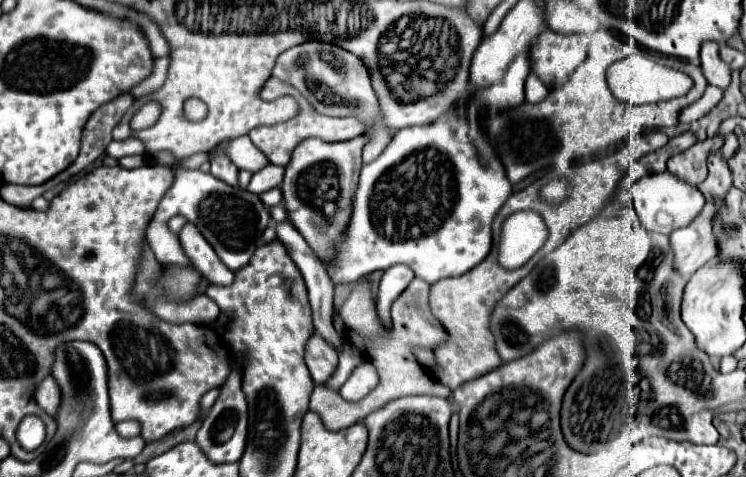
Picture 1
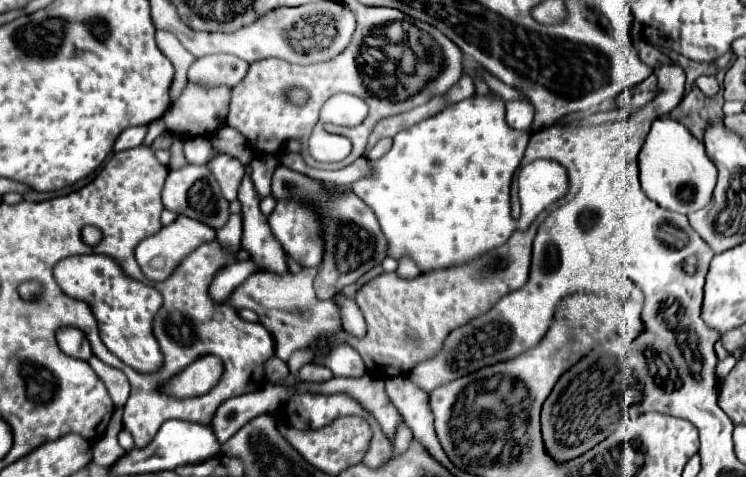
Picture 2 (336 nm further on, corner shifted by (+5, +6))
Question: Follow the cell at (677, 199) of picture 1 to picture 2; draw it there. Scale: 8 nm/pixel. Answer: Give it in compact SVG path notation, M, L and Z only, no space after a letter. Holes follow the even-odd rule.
M657 118L639 152L639 180L643 192L661 208L691 214L711 202L717 182L717 168L709 160L703 142L693 138L681 122L675 122L673 118Z

